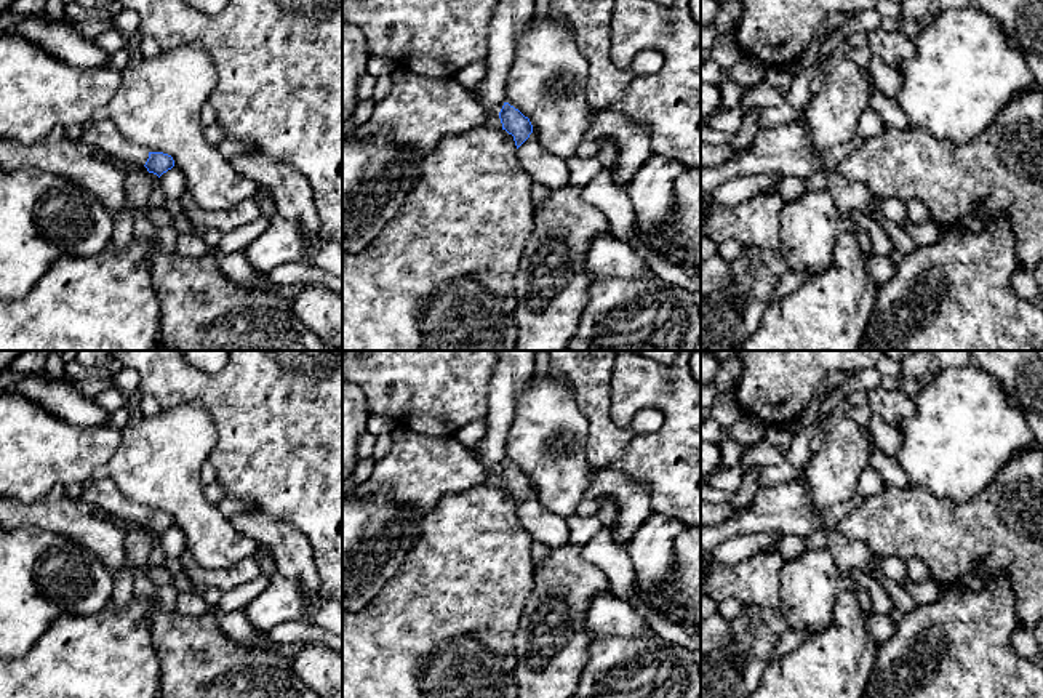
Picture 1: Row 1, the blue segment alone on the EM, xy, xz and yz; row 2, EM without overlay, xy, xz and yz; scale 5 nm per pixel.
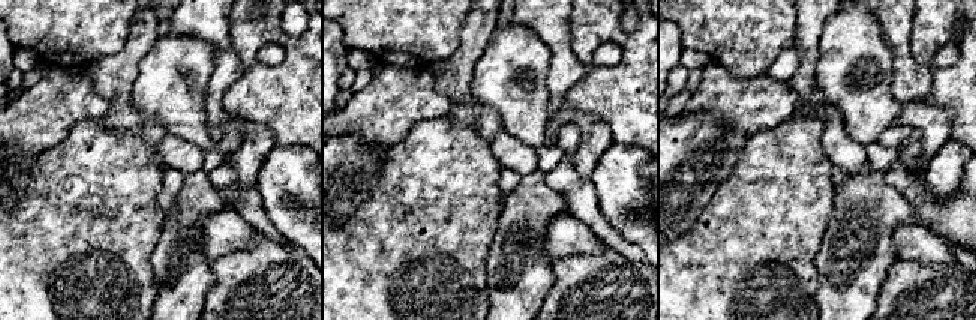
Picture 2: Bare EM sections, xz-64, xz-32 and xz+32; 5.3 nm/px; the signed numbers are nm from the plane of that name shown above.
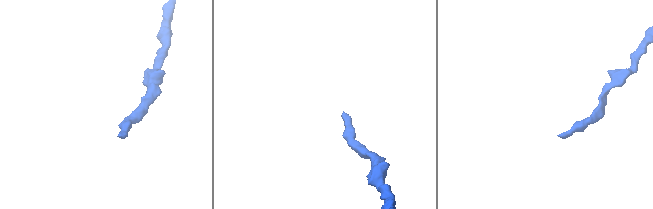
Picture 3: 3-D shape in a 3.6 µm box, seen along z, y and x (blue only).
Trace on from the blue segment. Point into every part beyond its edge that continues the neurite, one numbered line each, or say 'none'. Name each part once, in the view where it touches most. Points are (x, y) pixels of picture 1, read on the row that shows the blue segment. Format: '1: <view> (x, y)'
1: xz (511, 18)

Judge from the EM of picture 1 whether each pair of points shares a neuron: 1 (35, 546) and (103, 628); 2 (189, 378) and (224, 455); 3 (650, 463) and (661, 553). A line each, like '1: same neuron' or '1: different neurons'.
1: different neurons
2: same neuron
3: different neurons

